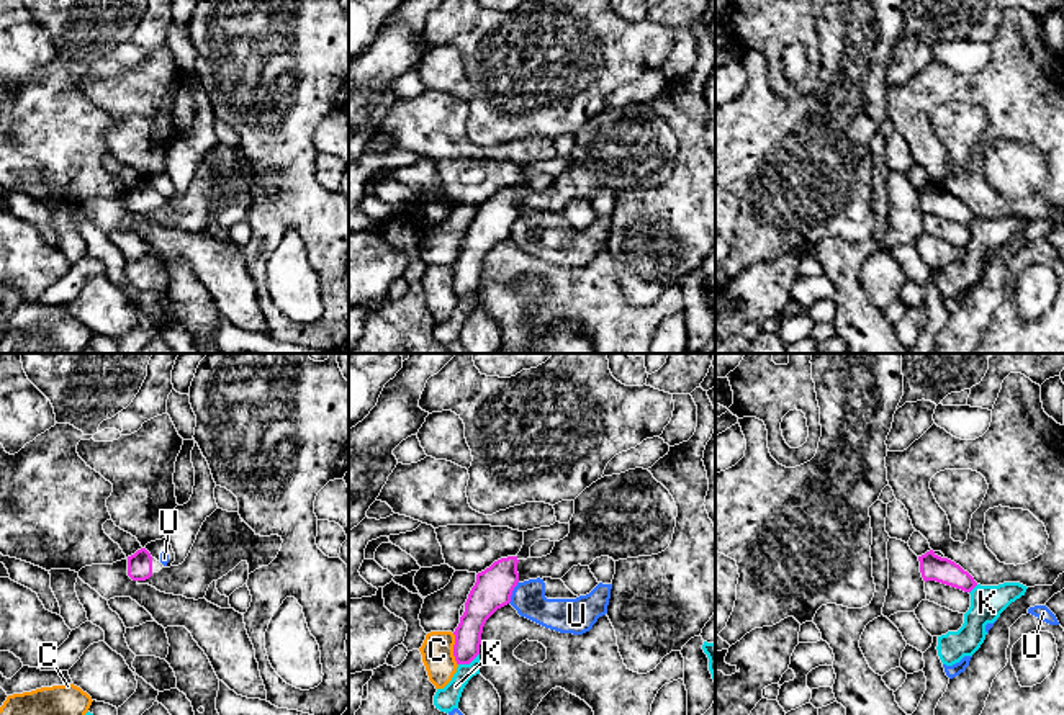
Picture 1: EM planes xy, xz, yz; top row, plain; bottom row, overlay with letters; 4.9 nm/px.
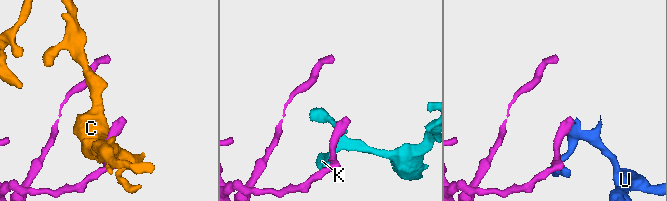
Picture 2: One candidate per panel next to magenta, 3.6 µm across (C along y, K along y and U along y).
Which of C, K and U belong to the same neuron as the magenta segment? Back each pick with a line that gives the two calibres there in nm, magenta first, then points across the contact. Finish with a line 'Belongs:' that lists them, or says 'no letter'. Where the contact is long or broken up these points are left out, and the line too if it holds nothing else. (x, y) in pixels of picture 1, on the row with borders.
Belongs: no letter

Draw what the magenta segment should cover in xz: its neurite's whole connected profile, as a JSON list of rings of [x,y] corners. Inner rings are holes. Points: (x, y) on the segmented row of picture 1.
[[[517,556],[501,558],[476,574],[476,582],[465,602],[465,612],[453,632],[457,664],[470,664],[480,654],[486,620],[511,602],[512,591],[519,582],[517,563]]]

